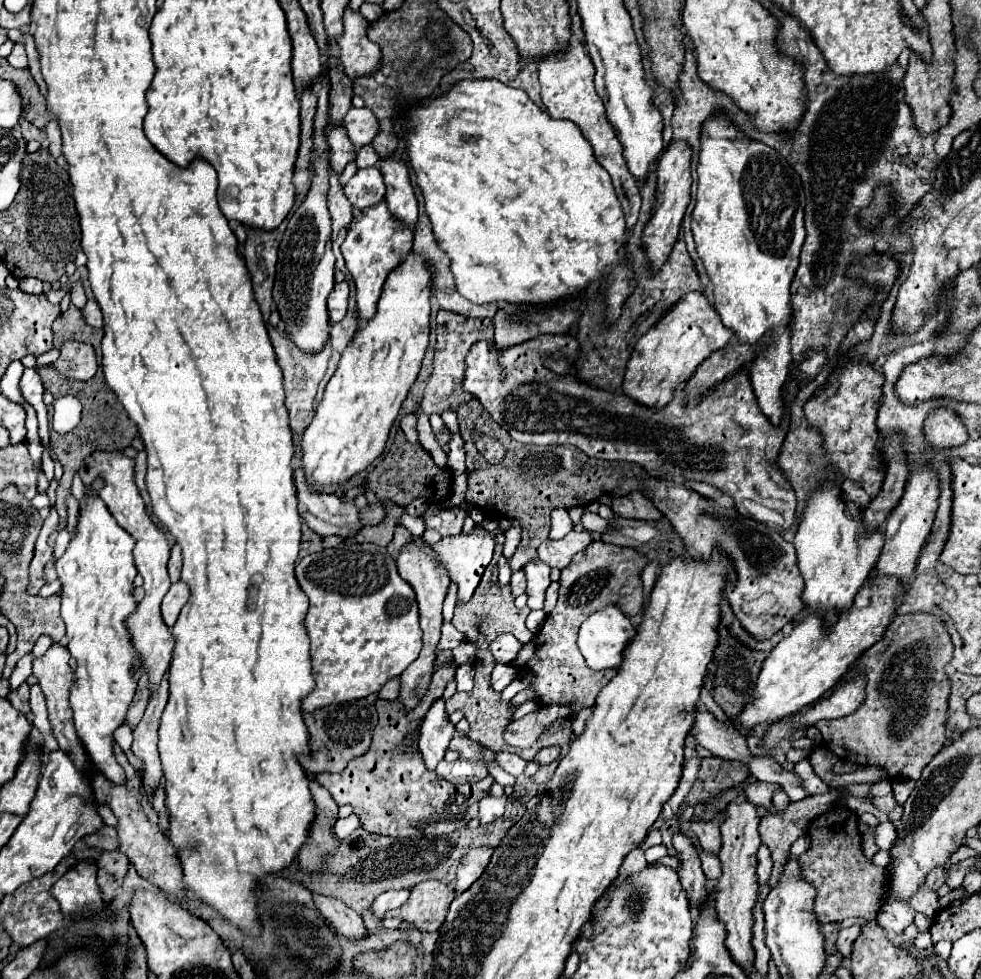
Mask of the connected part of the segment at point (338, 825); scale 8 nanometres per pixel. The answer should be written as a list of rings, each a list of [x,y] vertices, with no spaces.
[[[351,814],[349,817],[339,818],[333,826],[333,833],[336,837],[344,839],[353,831],[360,828],[360,819],[357,815]]]

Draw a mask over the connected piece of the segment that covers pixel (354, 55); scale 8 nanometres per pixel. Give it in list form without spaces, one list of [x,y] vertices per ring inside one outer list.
[[[345,9],[343,23],[345,23],[345,31],[337,39],[341,49],[339,61],[343,65],[343,73],[351,81],[365,75],[373,75],[381,67],[381,51],[365,35],[367,21],[363,19],[361,13]]]

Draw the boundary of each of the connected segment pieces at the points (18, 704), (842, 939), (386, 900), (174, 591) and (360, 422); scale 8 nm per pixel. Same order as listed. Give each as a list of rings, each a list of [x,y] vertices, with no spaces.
[[[23,683],[19,689],[13,689],[7,699],[11,701],[11,705],[13,705],[17,711],[21,711],[21,713],[25,713],[25,715],[31,711],[31,709],[29,709],[29,685],[27,685],[27,683]]]
[[[853,925],[853,927],[847,927],[847,929],[841,929],[839,931],[839,937],[837,937],[837,949],[839,953],[843,955],[843,959],[847,959],[851,955],[851,947],[853,947],[853,941],[855,937],[859,935],[859,925]]]
[[[399,889],[399,891],[385,891],[385,893],[381,893],[381,895],[373,901],[373,907],[371,907],[375,921],[381,921],[387,911],[401,907],[401,905],[407,901],[407,897],[409,897],[409,889]]]
[[[177,581],[171,585],[169,593],[163,597],[163,603],[161,603],[161,615],[163,615],[163,621],[167,627],[173,627],[175,621],[177,621],[177,615],[181,611],[181,607],[187,603],[189,599],[189,589],[183,581]]]
[[[411,253],[399,269],[389,273],[375,317],[371,317],[355,333],[353,341],[341,355],[339,367],[331,377],[331,381],[327,383],[321,403],[317,405],[317,413],[303,433],[301,467],[305,471],[305,479],[309,485],[317,487],[341,485],[359,471],[365,471],[383,453],[391,425],[399,415],[401,403],[405,401],[409,387],[419,375],[421,359],[429,343],[429,313],[431,313],[429,285],[431,285],[431,271],[425,259],[415,253]]]

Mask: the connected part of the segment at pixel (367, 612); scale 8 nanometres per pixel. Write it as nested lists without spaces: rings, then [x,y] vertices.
[[[345,543],[335,549],[321,549],[301,559],[295,567],[295,575],[309,597],[305,627],[311,637],[315,679],[313,693],[303,699],[303,711],[313,713],[327,705],[339,705],[377,693],[389,679],[399,677],[417,659],[421,651],[421,629],[415,593],[411,585],[399,577],[395,559],[387,547],[375,543]]]

